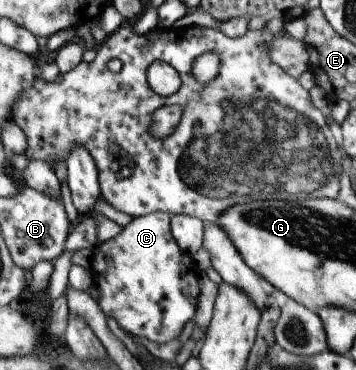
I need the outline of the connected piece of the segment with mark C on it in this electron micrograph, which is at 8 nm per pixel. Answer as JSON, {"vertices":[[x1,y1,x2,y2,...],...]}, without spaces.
{"vertices":[[168,212,133,218,118,237,97,248,105,254,106,265,104,279,96,283,100,307,129,334,158,343,180,337,200,301,199,263,178,245,172,218]]}

